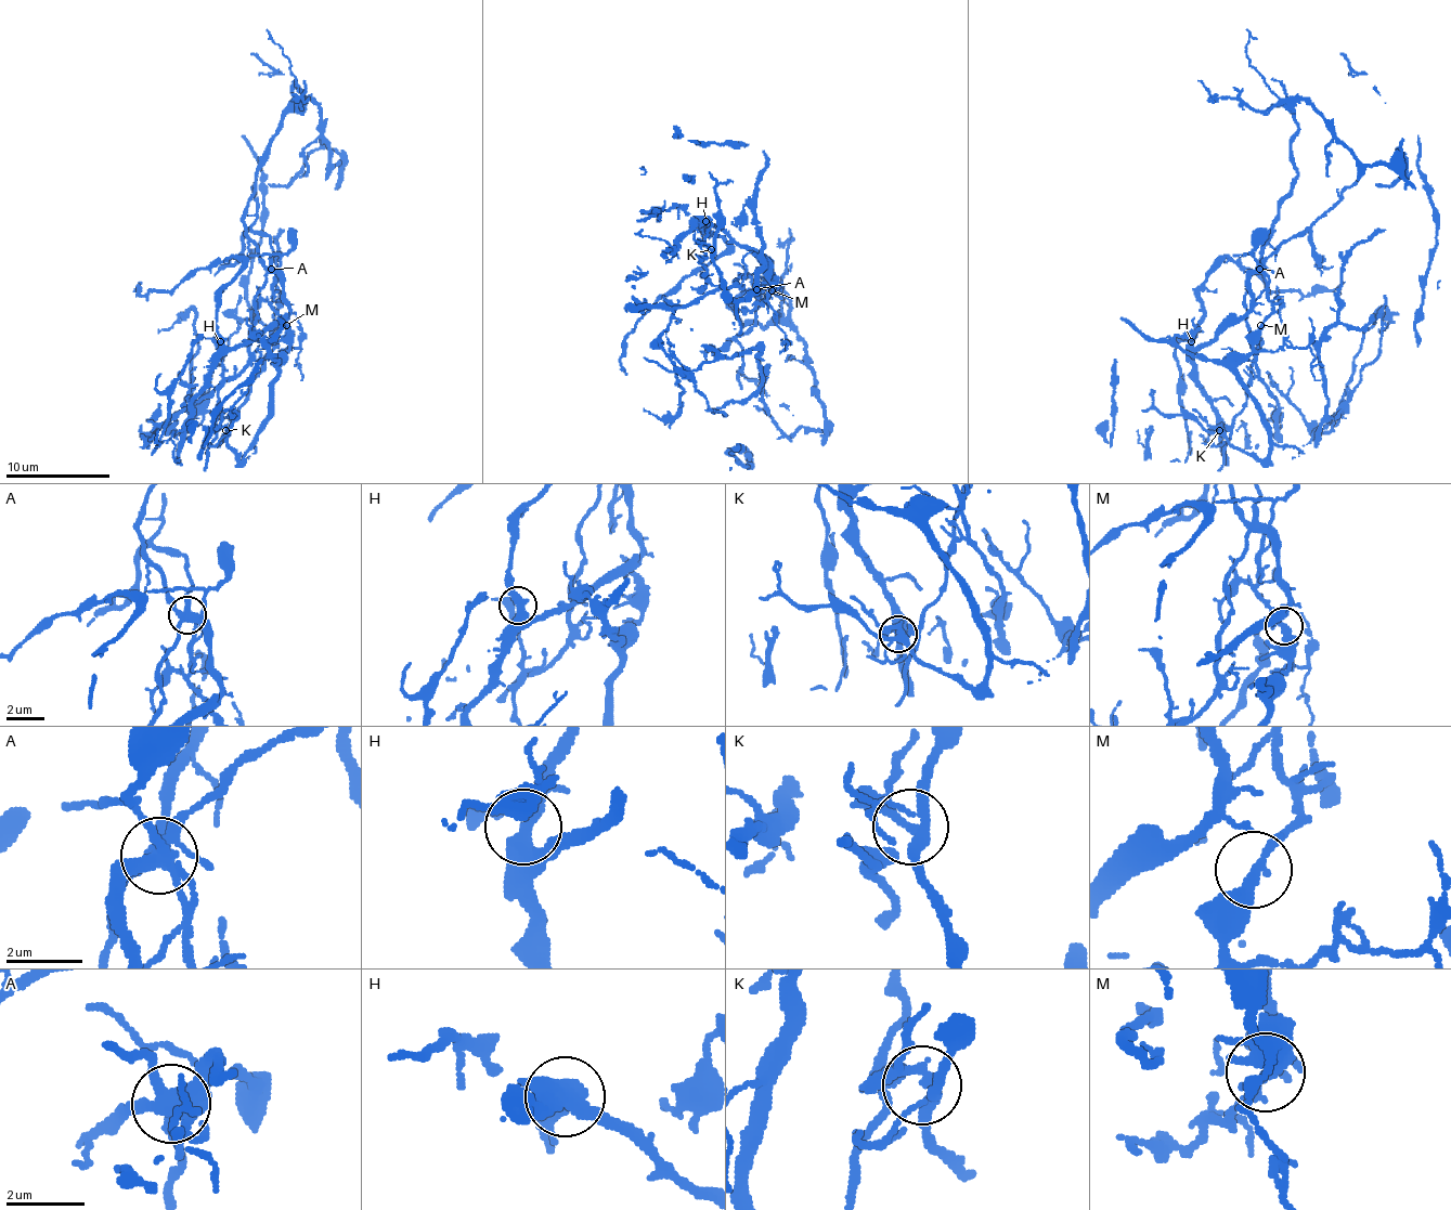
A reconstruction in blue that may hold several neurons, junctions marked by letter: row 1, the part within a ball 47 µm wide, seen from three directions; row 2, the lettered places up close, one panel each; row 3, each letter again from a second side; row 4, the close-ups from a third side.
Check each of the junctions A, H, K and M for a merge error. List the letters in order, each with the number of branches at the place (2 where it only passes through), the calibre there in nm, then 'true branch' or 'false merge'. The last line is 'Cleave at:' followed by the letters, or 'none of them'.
A: 8 | 440 nm | false merge
H: 2 | 400 nm | true branch
K: 5 | 280 nm | true branch
M: 2 | 320 nm | false merge
Cleave at: A, M

